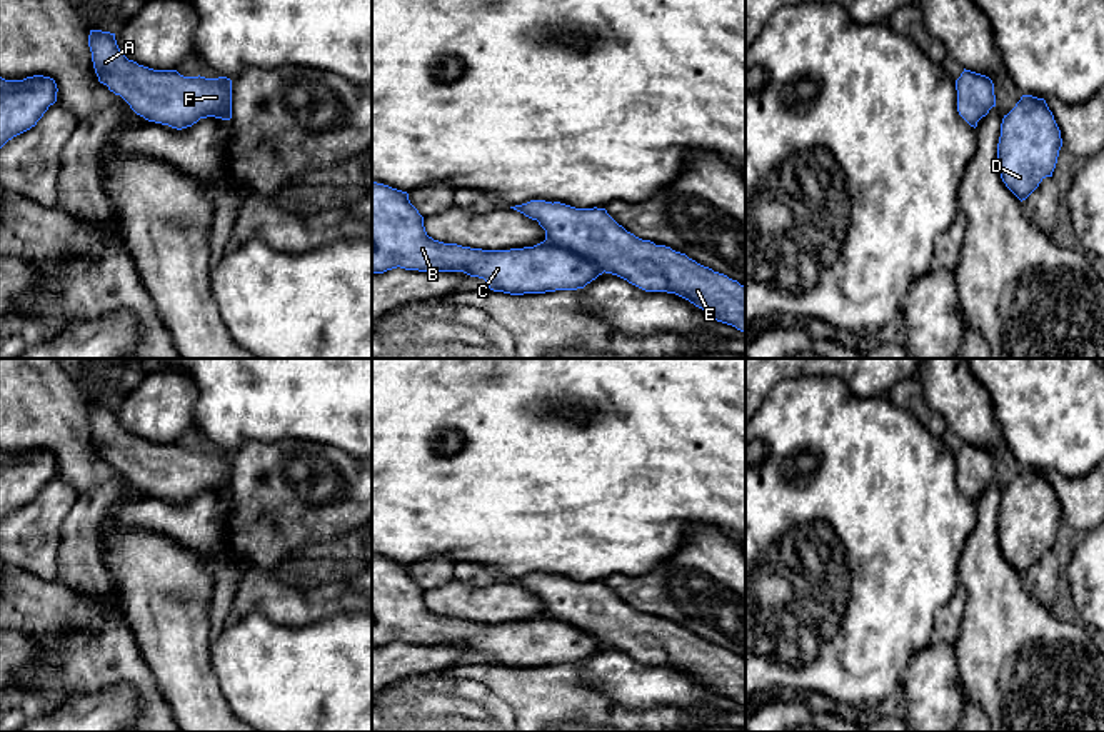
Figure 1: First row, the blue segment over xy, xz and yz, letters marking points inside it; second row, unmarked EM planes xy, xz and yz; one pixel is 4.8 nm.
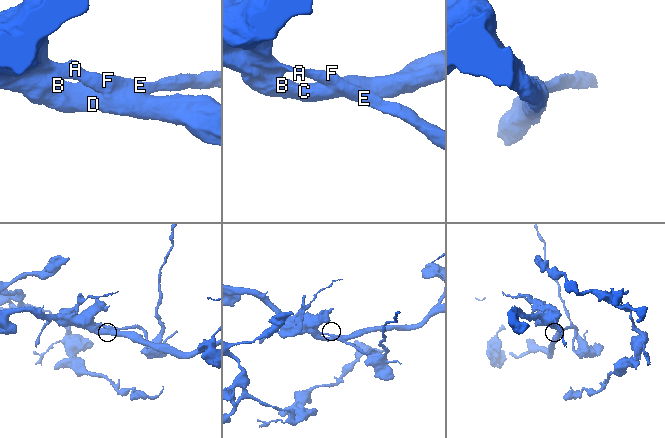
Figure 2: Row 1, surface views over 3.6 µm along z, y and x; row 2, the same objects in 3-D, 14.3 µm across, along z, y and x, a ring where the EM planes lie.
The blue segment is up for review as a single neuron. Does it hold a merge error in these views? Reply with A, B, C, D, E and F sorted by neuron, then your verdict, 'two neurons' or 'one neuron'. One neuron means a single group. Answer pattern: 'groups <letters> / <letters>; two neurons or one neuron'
groups A B C D E F; one neuron

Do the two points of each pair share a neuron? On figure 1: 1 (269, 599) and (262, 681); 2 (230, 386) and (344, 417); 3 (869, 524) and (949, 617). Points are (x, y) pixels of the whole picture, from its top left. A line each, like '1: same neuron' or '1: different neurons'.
1: different neurons
2: same neuron
3: different neurons

